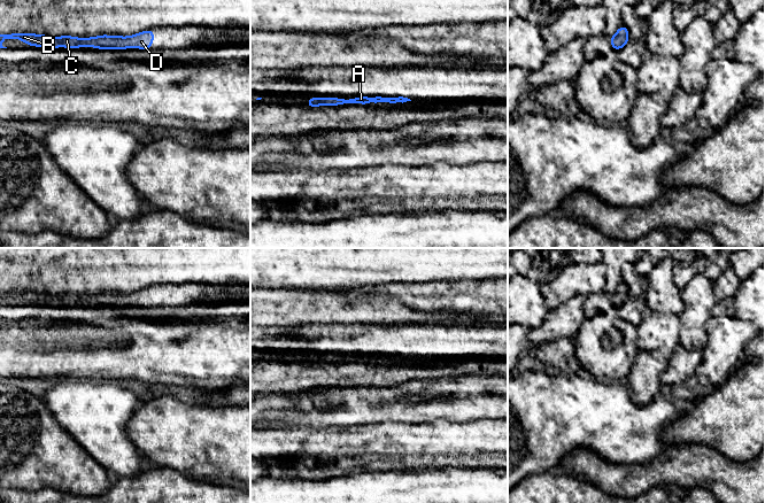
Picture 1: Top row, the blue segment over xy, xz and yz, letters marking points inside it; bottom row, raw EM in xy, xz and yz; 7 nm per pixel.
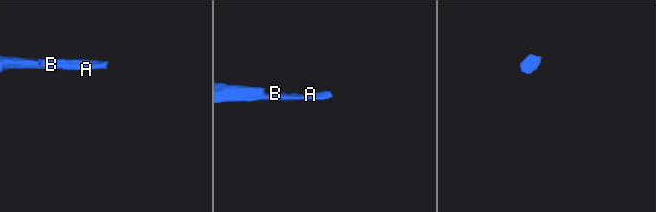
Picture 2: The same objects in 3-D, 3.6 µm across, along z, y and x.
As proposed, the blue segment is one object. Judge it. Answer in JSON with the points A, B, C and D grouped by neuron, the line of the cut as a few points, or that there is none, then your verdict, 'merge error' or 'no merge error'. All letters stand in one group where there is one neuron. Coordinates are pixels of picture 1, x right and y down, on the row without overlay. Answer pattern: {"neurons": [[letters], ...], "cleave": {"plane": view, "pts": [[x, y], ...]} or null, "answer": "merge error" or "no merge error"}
{"neurons": [["A", "B", "C", "D"]], "cleave": null, "answer": "no merge error"}

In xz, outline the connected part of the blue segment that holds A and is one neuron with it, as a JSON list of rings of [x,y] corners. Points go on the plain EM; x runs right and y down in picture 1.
[[[357,354],[351,356],[339,356],[339,355],[310,355],[306,363],[308,364],[318,364],[318,363],[339,363],[339,362],[350,362],[350,361],[361,361],[361,362],[368,362],[371,359],[389,359],[389,361],[396,361],[396,359],[407,359],[411,358],[408,355],[399,354],[399,355],[369,355],[369,354]]]

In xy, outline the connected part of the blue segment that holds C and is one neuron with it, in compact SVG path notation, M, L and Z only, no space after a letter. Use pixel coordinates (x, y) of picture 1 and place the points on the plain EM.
M147 287L130 294L119 293L98 293L92 295L76 295L70 293L63 294L48 294L46 292L34 292L28 291L11 291L11 292L0 292L0 305L7 305L1 302L2 296L18 296L28 301L29 303L44 304L49 303L52 305L56 304L68 304L70 307L77 304L95 304L100 307L111 307L111 305L152 305L154 288Z

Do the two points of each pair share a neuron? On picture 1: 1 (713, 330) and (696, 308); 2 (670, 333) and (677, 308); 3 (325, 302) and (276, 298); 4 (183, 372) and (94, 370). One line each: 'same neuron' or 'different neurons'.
1: different neurons
2: different neurons
3: same neuron
4: same neuron

